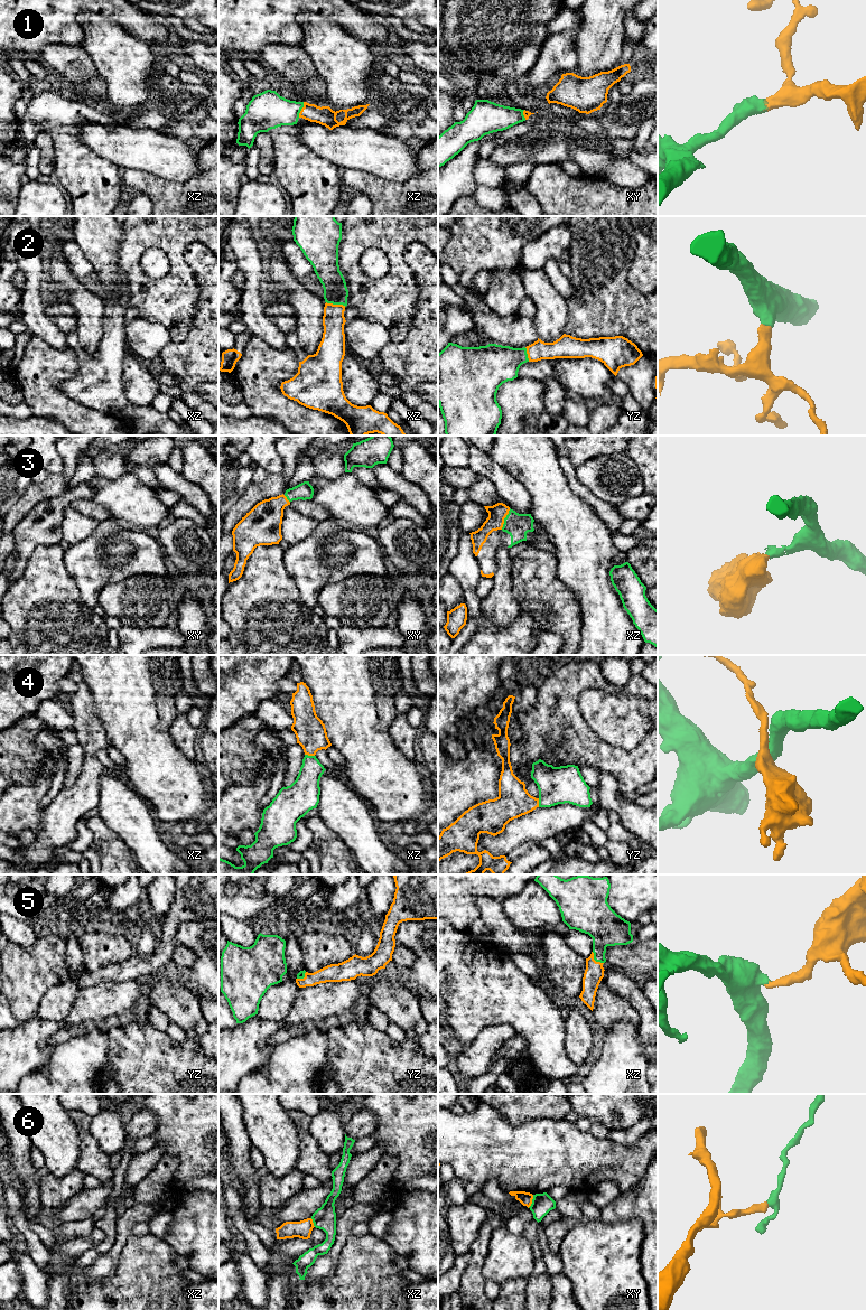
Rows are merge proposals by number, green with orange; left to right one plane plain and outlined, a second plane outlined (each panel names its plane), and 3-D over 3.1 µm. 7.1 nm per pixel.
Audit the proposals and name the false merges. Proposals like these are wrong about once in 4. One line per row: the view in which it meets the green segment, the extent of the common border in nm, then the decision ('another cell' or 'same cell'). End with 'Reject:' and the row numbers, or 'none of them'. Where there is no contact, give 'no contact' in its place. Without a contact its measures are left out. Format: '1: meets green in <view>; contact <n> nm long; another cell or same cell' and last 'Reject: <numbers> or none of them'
1: meets green in xz; contact 120 nm long; same cell
2: meets green in xz; contact 150 nm long; same cell
3: meets green in xz; contact 170 nm long; same cell
4: meets green in xz; contact 70 nm long; same cell
5: meets green in xz; contact 120 nm long; same cell
6: meets green in xy; contact 100 nm long; another cell
Reject: 6

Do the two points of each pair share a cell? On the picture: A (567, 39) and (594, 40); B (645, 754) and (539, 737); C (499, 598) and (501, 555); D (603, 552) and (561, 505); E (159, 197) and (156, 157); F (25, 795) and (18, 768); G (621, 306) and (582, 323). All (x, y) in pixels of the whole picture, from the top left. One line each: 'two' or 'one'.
A: two
B: one
C: one
D: one
E: two
F: two
G: one

